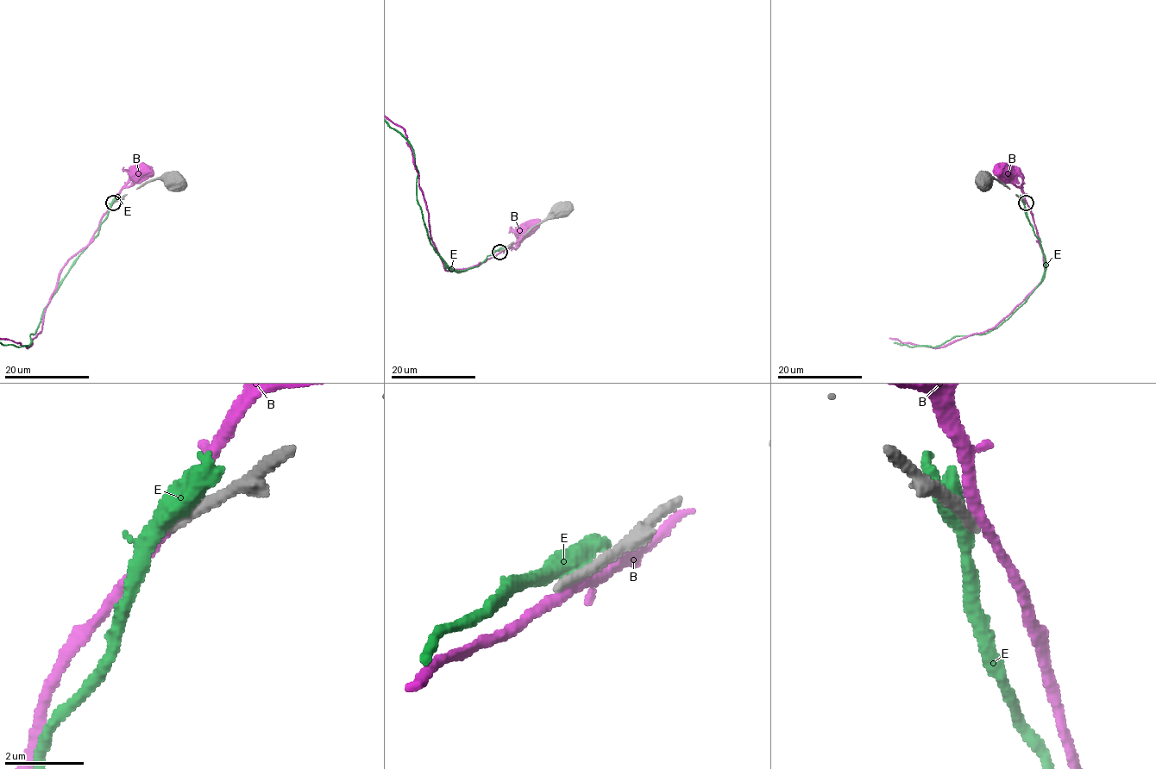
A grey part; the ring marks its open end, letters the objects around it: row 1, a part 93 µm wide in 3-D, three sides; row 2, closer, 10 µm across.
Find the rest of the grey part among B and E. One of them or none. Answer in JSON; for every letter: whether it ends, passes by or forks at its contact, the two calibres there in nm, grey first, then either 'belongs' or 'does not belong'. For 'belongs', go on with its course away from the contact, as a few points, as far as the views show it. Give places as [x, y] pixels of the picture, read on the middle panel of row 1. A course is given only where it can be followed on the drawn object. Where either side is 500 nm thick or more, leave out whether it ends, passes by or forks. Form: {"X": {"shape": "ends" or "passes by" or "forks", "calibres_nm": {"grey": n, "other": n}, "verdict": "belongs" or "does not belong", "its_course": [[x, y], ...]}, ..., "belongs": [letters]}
{"B": {"shape": "passes by", "calibres_nm": {"grey": 320, "other": 280}, "verdict": "does not belong"}, "E": {"calibres_nm": {"grey": 360, "other": 500}, "verdict": "does not belong"}, "belongs": []}

